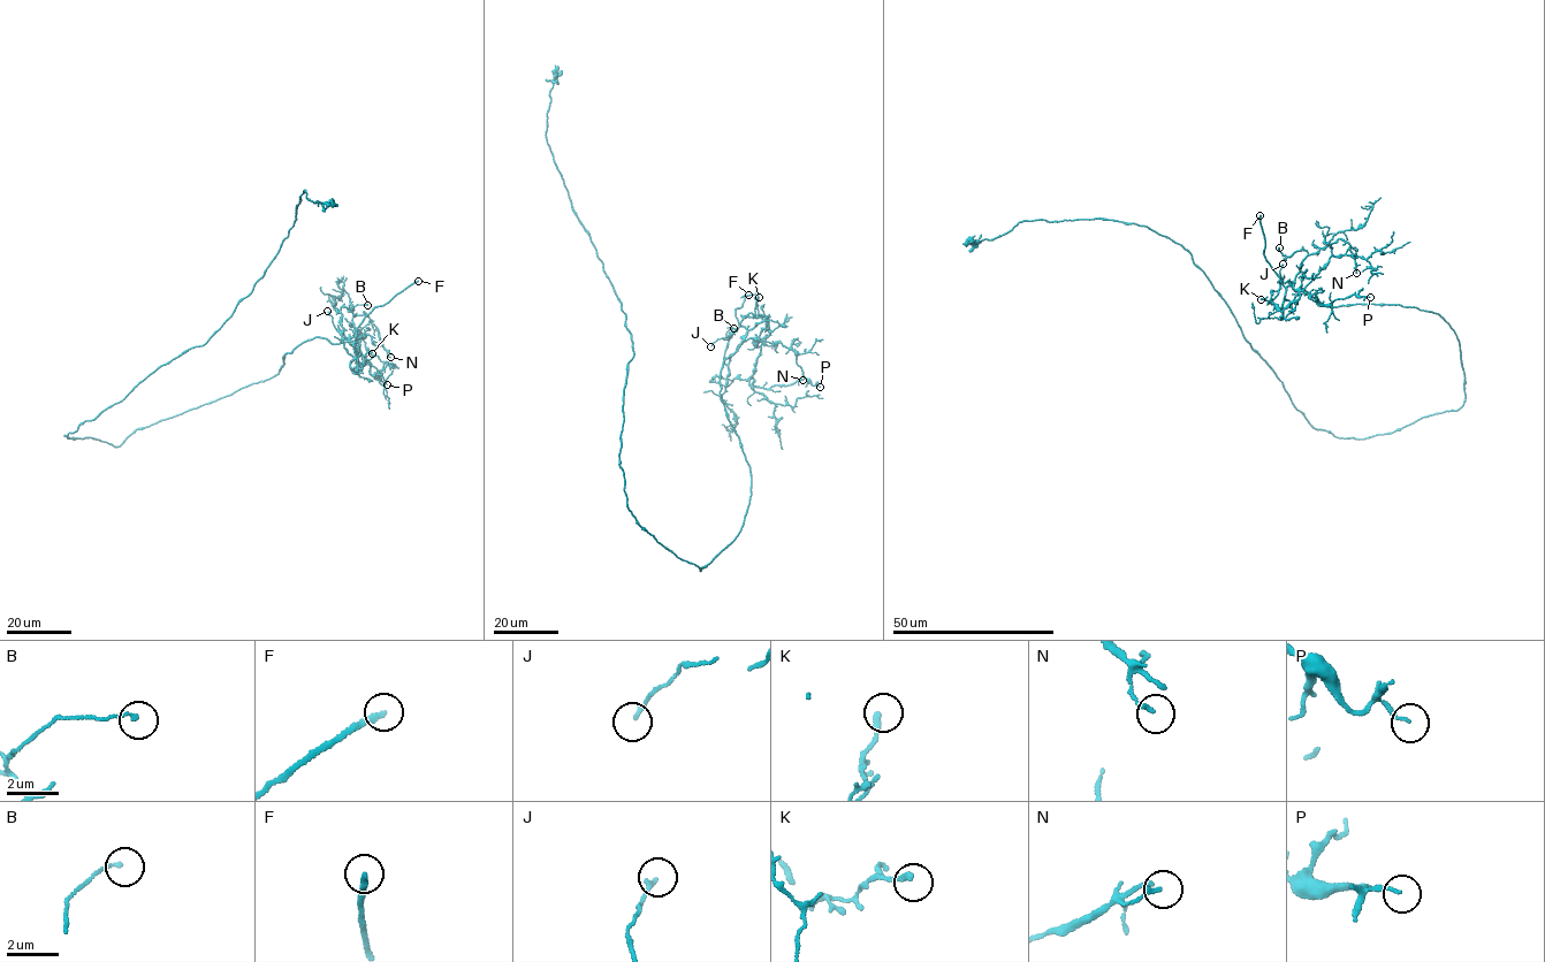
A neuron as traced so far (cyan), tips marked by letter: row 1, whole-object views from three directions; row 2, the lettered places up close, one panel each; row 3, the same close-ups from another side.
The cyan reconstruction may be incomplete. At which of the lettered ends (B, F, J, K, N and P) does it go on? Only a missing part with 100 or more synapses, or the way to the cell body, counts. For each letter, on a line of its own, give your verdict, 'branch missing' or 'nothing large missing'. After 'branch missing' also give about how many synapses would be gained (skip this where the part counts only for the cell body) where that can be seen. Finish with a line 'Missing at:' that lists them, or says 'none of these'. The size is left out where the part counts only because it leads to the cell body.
B: nothing large missing
F: branch missing
J: nothing large missing
K: nothing large missing
N: nothing large missing
P: nothing large missing
Missing at: F

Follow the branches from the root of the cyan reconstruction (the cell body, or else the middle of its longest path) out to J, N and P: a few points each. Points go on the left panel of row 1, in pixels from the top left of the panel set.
J: (68, 437), (119, 447), (137, 429), (271, 379), (314, 337), (348, 341), (362, 367), (327, 311)
N: (68, 437), (119, 447), (137, 429), (271, 379), (314, 337), (359, 351), (352, 319), (364, 312), (390, 357)
P: (68, 437), (119, 447), (137, 429), (271, 379), (283, 356), (314, 337), (348, 341), (387, 384)

